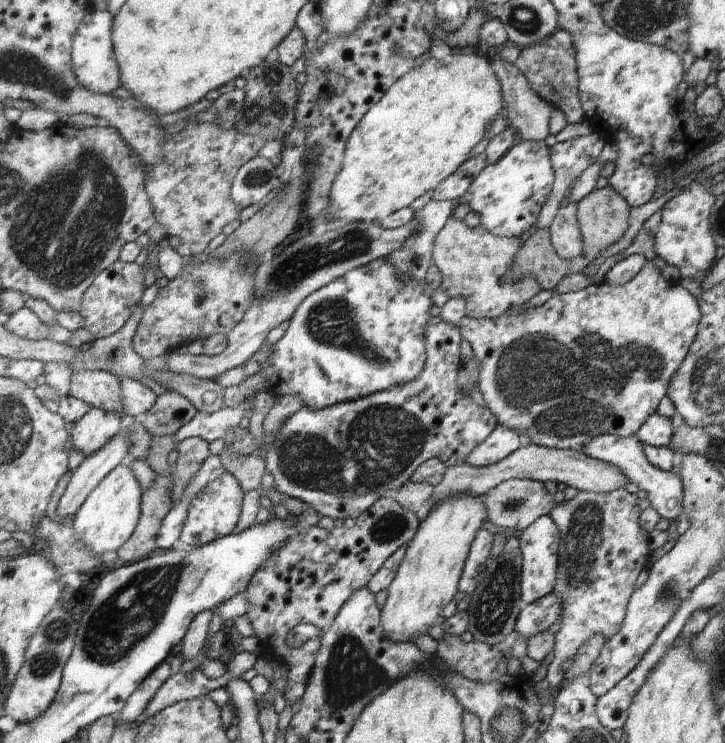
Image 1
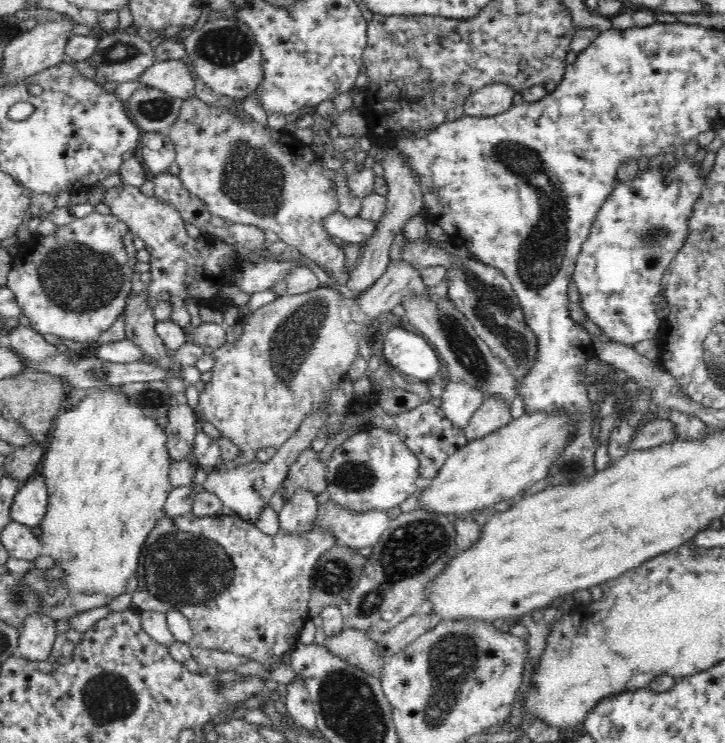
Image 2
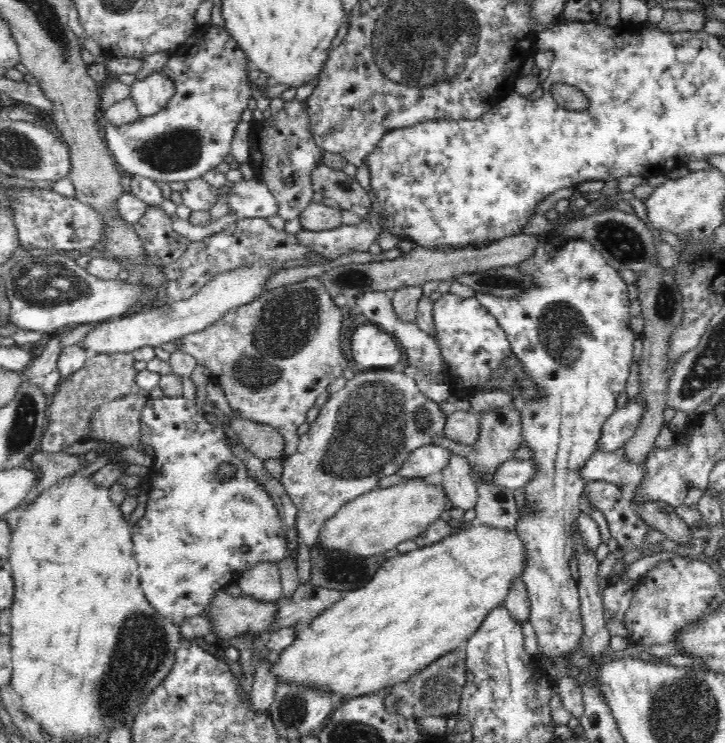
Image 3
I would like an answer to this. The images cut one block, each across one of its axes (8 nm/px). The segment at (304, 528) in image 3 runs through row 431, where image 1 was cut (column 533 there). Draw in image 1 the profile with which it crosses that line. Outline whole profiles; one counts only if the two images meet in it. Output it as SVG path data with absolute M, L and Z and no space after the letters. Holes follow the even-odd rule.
M647 262L635 278L631 278L623 286L609 286L605 282L599 282L595 286L589 286L579 292L569 292L561 296L553 296L539 308L531 308L529 312L521 312L521 308L515 308L511 314L497 318L497 320L475 320L475 318L463 318L461 320L461 332L465 342L471 344L475 356L481 360L481 382L479 390L483 394L483 402L487 408L493 410L493 414L499 418L499 426L511 428L515 432L523 430L527 432L529 444L543 446L543 448L555 448L555 450L579 450L581 446L593 442L597 436L617 436L617 438L629 438L633 436L645 422L647 418L655 412L659 400L667 394L667 386L673 378L673 374L679 370L681 362L689 354L689 348L695 340L695 334L699 330L699 320L701 320L701 310L697 304L697 298L693 298L679 282L671 282L663 278L663 274Z

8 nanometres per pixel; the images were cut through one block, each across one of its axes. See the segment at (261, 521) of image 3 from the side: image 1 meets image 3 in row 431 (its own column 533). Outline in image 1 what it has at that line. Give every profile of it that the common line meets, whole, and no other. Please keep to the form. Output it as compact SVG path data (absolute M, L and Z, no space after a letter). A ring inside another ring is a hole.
M519 140L515 144L515 148L497 164L487 166L485 172L481 176L477 176L477 180L473 182L473 188L469 194L465 194L465 198L459 200L467 202L471 206L471 210L481 214L481 226L489 228L493 234L501 236L501 238L521 238L523 232L527 232L531 228L531 224L539 218L539 212L543 208L543 204L547 202L549 194L551 194L551 184L553 184L555 176L553 176L553 166L551 166L551 156L549 156L549 146L545 142L525 142Z

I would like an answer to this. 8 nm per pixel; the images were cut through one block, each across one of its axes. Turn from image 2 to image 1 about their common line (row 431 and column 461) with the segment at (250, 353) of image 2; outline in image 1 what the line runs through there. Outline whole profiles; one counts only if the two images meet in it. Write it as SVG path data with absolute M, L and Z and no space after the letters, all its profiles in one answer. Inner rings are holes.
M451 218L435 242L435 266L443 274L443 284L439 288L449 300L467 300L467 318L503 318L543 290L533 274L515 276L515 256L521 248L521 238L501 238L481 224L477 228L469 228L463 220Z

